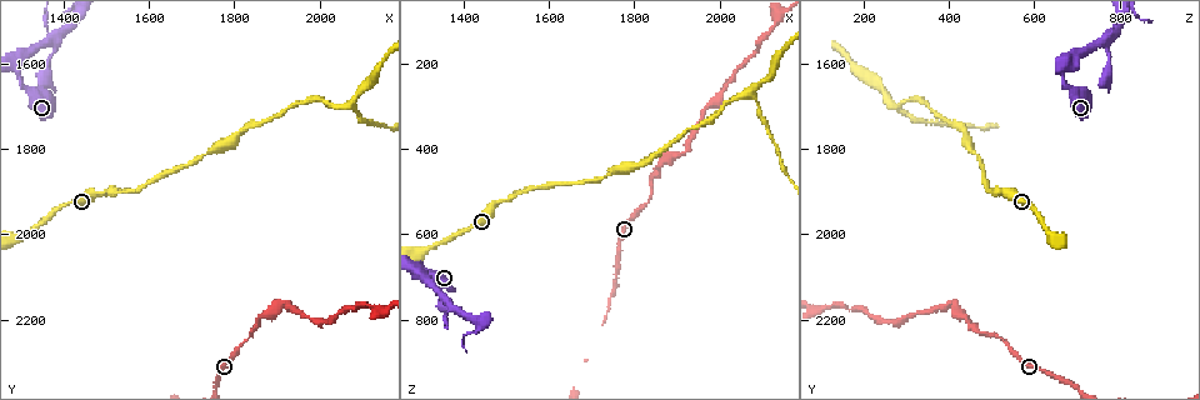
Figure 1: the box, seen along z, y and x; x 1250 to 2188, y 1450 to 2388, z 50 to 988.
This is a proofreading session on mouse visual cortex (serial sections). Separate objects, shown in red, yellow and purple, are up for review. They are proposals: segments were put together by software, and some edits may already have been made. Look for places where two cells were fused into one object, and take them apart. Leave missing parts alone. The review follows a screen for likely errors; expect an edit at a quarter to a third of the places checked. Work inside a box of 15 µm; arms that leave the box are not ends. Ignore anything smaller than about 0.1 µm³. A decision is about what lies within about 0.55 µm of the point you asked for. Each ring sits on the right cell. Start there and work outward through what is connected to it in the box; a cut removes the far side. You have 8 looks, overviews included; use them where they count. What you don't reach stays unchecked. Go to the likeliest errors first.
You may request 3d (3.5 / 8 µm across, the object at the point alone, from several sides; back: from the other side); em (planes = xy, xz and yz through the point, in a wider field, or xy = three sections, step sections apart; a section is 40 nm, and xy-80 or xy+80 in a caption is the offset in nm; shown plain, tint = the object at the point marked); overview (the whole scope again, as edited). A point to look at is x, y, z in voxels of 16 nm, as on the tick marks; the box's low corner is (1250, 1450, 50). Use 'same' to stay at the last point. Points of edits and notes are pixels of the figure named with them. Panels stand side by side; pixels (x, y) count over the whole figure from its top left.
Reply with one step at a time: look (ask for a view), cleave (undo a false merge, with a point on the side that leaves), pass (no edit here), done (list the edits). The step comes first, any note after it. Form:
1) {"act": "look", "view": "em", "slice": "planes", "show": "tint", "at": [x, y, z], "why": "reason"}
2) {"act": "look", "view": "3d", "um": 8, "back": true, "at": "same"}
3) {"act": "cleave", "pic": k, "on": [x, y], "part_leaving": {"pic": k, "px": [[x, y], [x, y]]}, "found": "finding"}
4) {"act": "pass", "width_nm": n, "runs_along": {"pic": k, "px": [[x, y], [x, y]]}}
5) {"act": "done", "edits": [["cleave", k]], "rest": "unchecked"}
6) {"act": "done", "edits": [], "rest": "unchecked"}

{"act": "look", "view": "3d", "um": 3.5, "at": [2075, 1700, 265], "why": "three-way junction"}

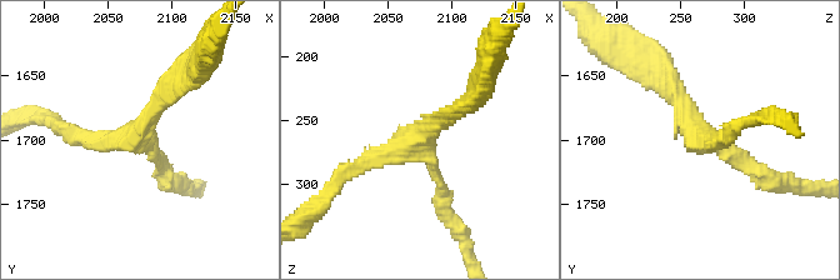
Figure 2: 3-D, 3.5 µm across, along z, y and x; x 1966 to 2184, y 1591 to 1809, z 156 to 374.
{"act": "look", "view": "em", "slice": "xy", "step": 1, "show": "tint", "at": [2074, 1700, 270], "arms": 3, "arm_widths_nm": [200, 200, 250]}

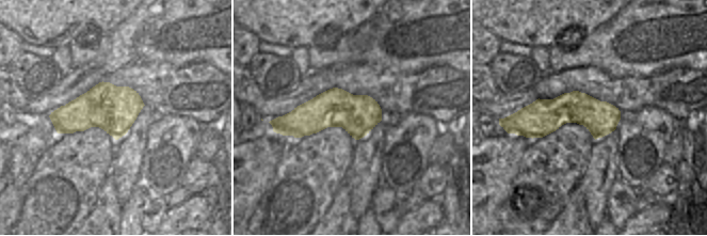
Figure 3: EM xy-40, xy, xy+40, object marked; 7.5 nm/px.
{"act": "pass", "runs_along": {"pic": 3, "px": [[617, 113], [551, 113], [520, 123]]}, "found": "all the same cell"}

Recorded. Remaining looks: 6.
{"act": "look", "view": "3d", "um": 3.5, "at": [1365, 1540, 760], "why": "four arms meet"}

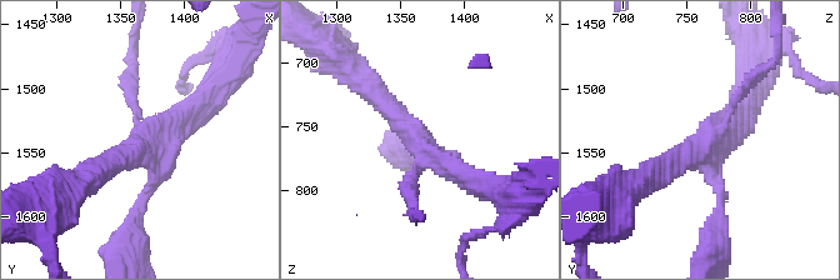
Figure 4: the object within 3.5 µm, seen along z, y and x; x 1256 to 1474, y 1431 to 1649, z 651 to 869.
{"act": "look", "view": "em", "slice": "xy", "step": 3, "show": "tint", "at": [1364, 1546, 762], "arms": 4, "arm_widths_nm": [150, 150, 300, 300]}

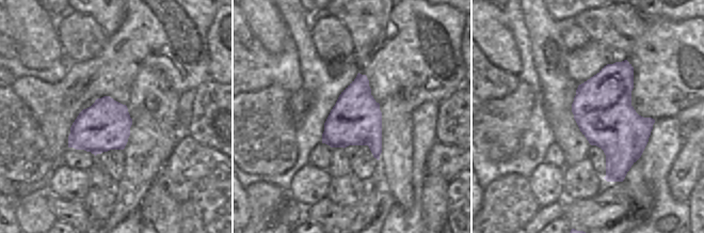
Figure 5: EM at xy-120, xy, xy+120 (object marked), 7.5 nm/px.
{"act": "pass", "runs_along": {"pic": 4, "px": [[370, 86], [416, 141], [481, 186]]}, "found": "one cell here"}

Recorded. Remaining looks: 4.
{"act": "look", "view": "3d", "um": 3.5, "at": [1920, 2150, 410], "why": "a narrow waist"}

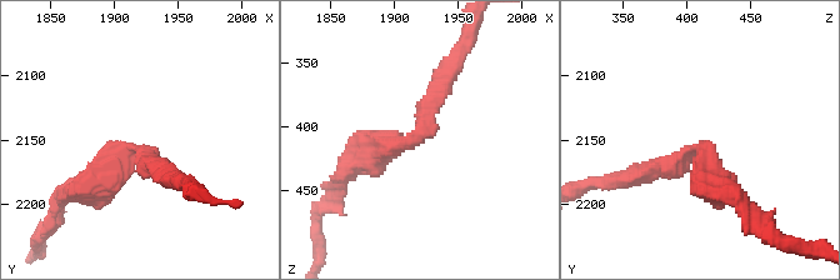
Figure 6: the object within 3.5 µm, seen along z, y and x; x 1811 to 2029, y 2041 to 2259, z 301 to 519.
{"act": "pass", "runs_along": {"pic": 6, "px": [[359, 160], [428, 129], [451, 64]]}, "found": "one cell here"}

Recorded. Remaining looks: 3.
{"act": "done", "edits": [], "rest": "unchecked"}

